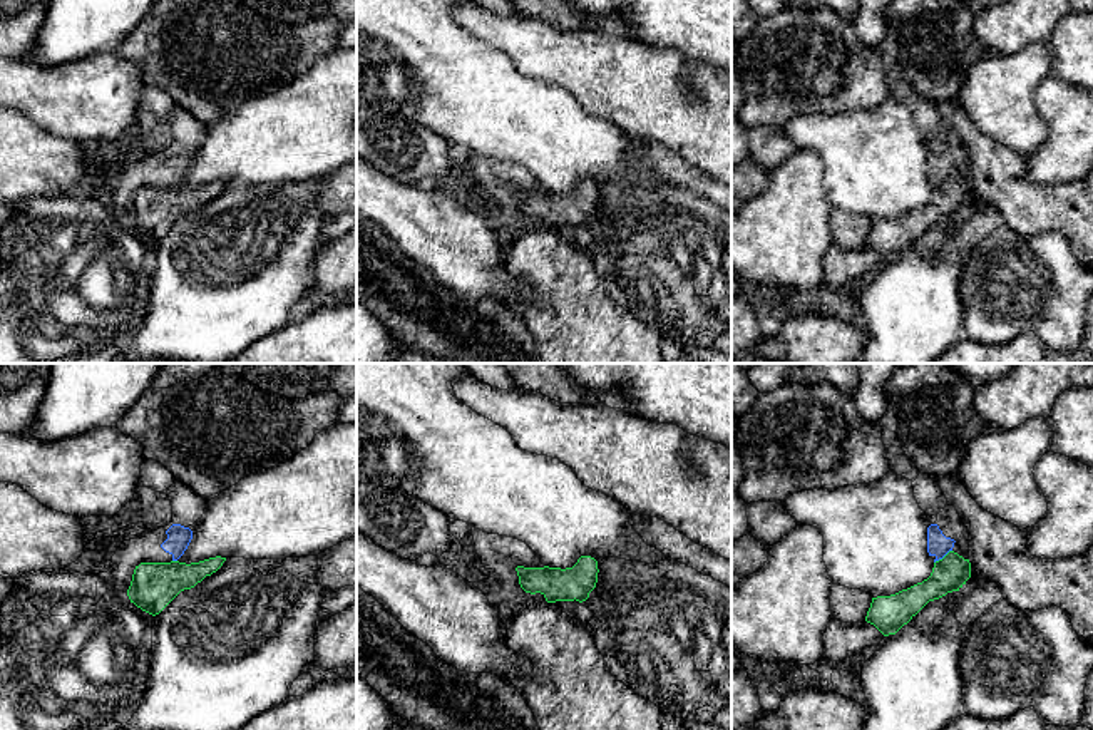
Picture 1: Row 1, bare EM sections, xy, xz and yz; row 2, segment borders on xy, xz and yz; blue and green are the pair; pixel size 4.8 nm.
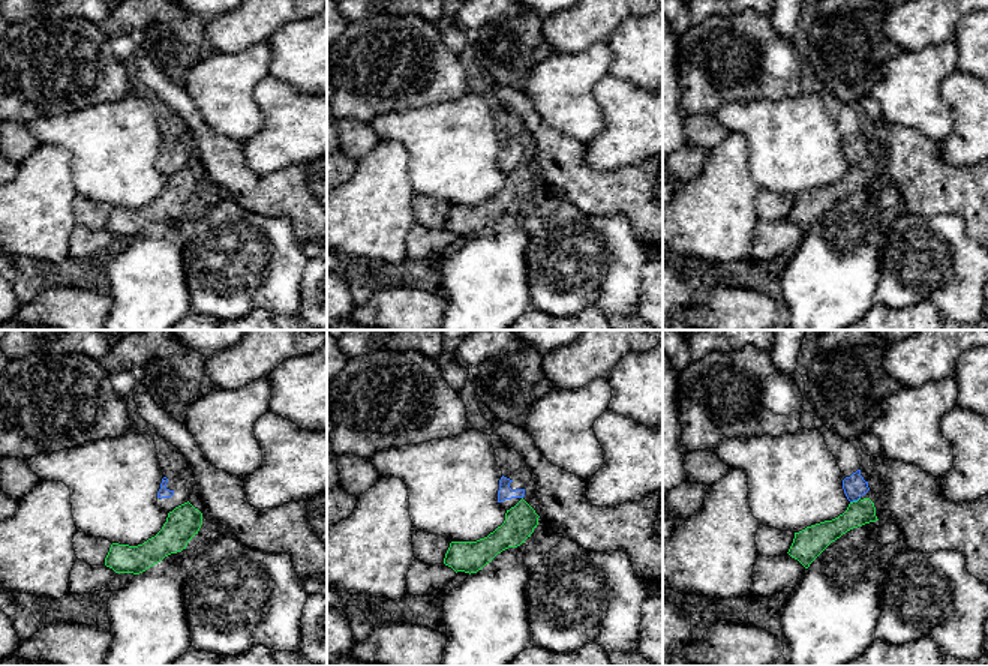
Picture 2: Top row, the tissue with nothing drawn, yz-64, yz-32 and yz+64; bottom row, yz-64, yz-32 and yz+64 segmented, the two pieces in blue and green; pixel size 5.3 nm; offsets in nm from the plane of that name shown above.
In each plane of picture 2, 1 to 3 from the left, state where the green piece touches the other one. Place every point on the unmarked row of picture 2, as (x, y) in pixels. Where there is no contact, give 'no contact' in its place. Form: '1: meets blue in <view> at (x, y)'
1: no contact
2: no contact
3: meets blue in yz+64 at (855, 164)

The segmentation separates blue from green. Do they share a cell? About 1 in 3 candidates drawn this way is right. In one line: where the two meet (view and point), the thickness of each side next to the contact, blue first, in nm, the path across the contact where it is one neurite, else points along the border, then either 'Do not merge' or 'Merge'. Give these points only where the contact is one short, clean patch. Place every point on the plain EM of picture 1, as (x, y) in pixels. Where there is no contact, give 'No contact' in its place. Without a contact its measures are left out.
Touches blue at yz (943, 181). Thickness 110 nm (blue) against 160 nm. Boundary: yz (951, 174), (934, 188). Do not merge

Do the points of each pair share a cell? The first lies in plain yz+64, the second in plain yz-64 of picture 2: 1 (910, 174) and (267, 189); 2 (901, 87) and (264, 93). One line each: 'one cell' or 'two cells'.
1: one cell
2: two cells

